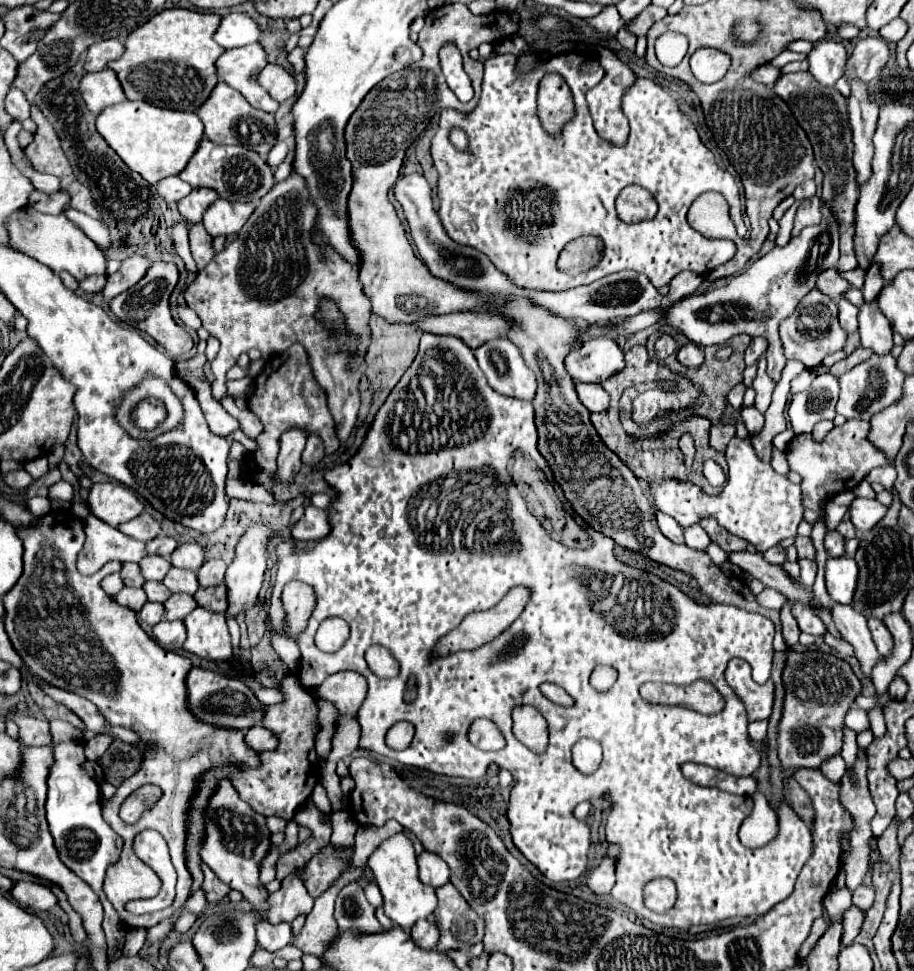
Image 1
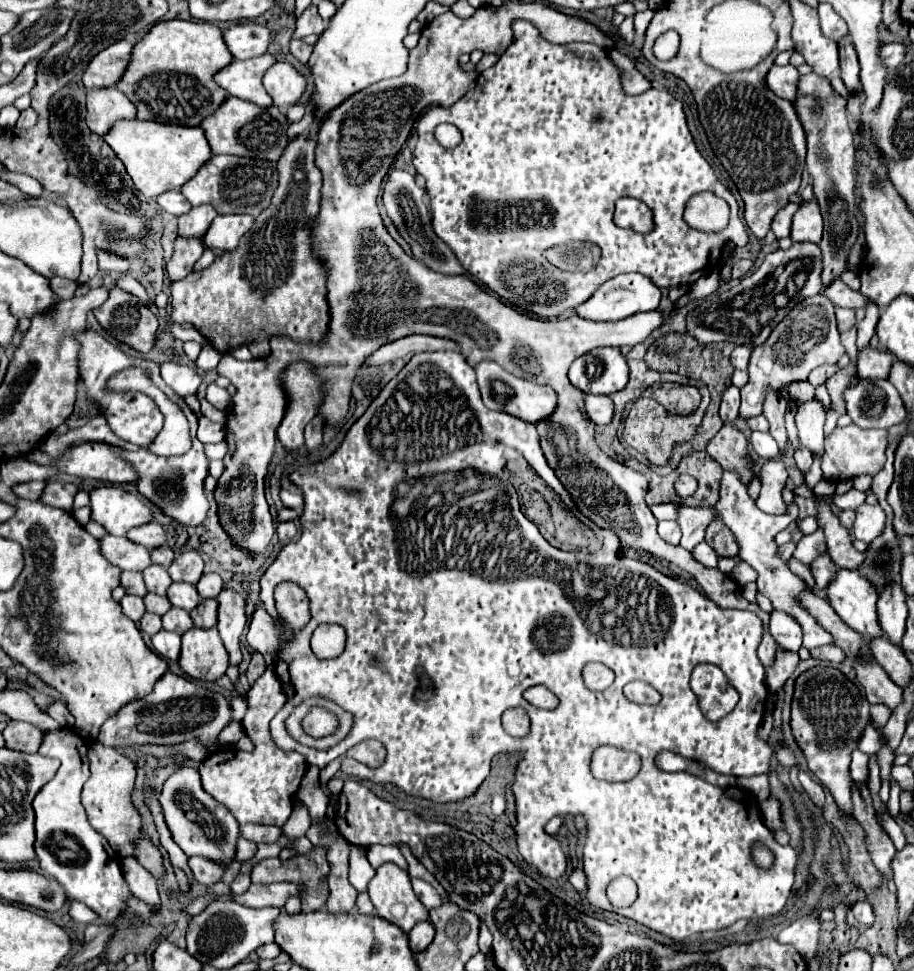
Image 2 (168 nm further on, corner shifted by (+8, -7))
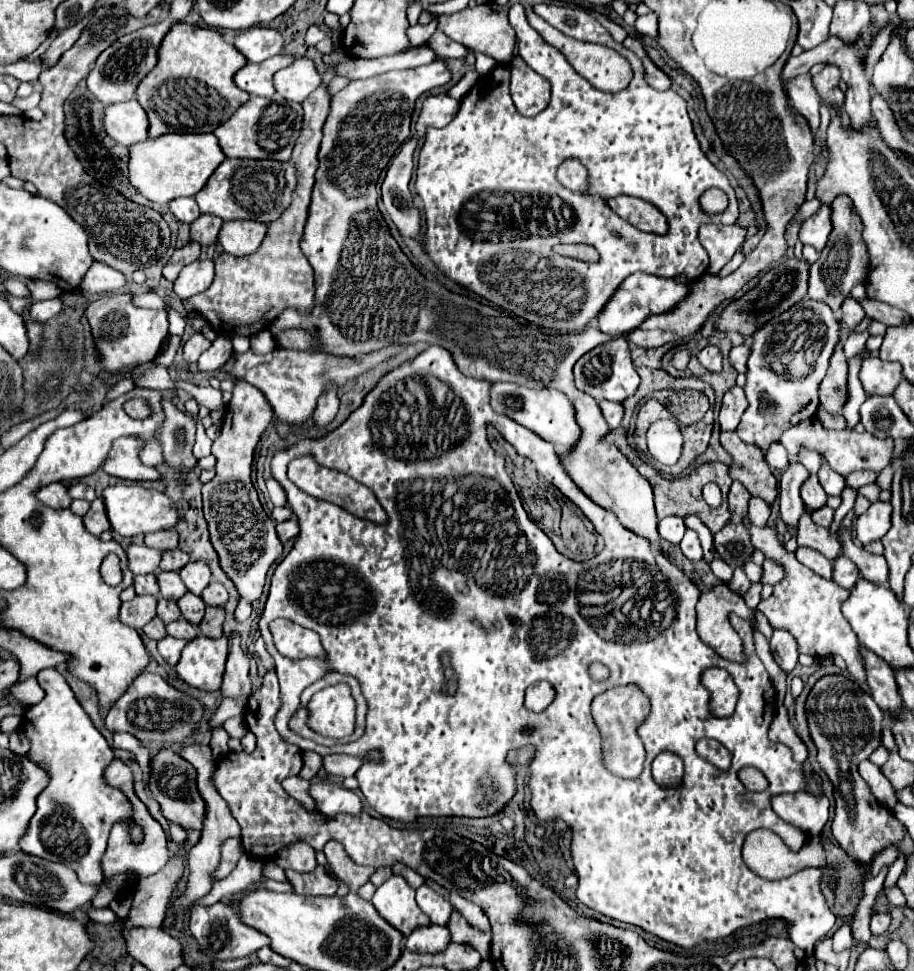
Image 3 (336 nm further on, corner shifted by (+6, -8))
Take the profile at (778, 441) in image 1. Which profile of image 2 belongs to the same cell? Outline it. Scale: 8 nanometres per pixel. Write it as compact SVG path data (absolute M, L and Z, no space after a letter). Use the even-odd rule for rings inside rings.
M754 430L752 436L750 436L750 444L752 444L752 448L756 450L756 454L762 456L762 458L766 458L766 460L776 458L778 452L780 452L776 440L774 440L768 432L758 432L758 430Z

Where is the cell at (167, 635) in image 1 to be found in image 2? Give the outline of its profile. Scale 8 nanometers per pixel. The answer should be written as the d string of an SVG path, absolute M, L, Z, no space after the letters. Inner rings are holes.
M160 630L158 634L152 636L152 646L156 654L160 654L166 660L178 660L180 654L180 634Z

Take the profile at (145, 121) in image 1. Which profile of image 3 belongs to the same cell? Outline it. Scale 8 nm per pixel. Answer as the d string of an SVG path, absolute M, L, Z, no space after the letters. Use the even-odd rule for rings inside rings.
M162 135L158 139L146 139L144 143L130 147L130 183L154 203L170 203L178 197L194 197L216 167L226 159L216 135Z

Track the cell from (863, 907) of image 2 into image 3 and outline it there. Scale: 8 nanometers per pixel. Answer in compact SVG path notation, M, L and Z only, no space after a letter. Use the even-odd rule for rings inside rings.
M874 913L874 915L872 915L872 923L870 923L872 933L874 933L874 935L884 935L884 933L888 933L890 921L892 921L892 917L890 917L888 913Z

